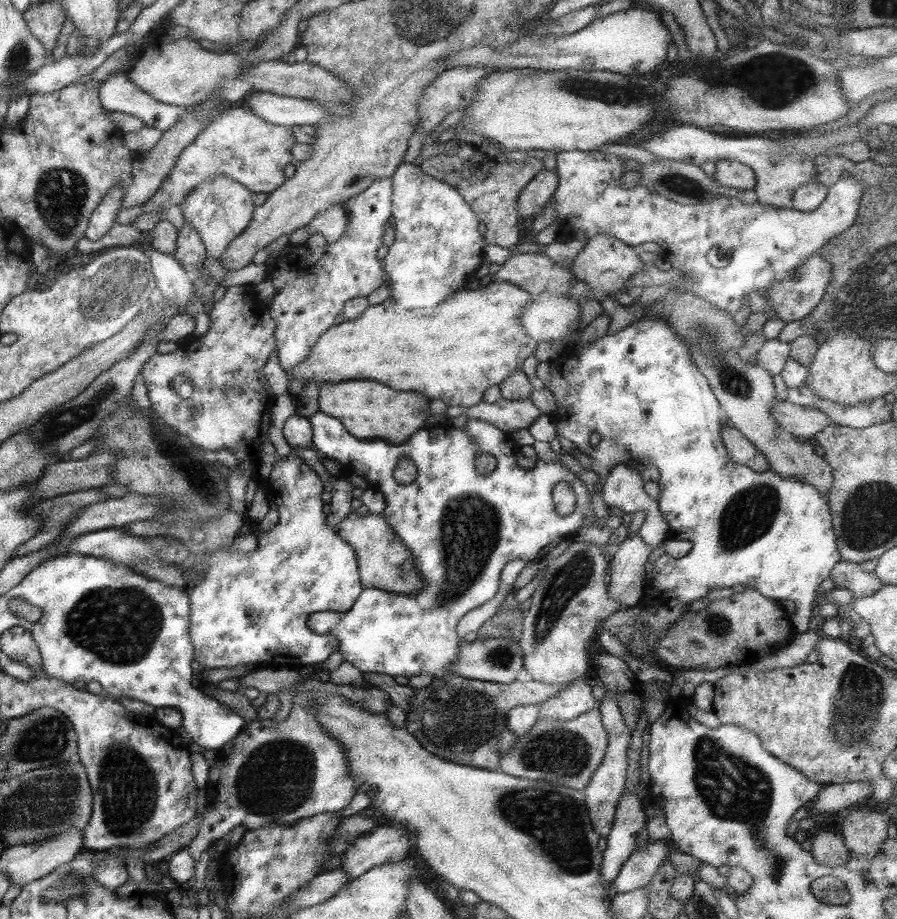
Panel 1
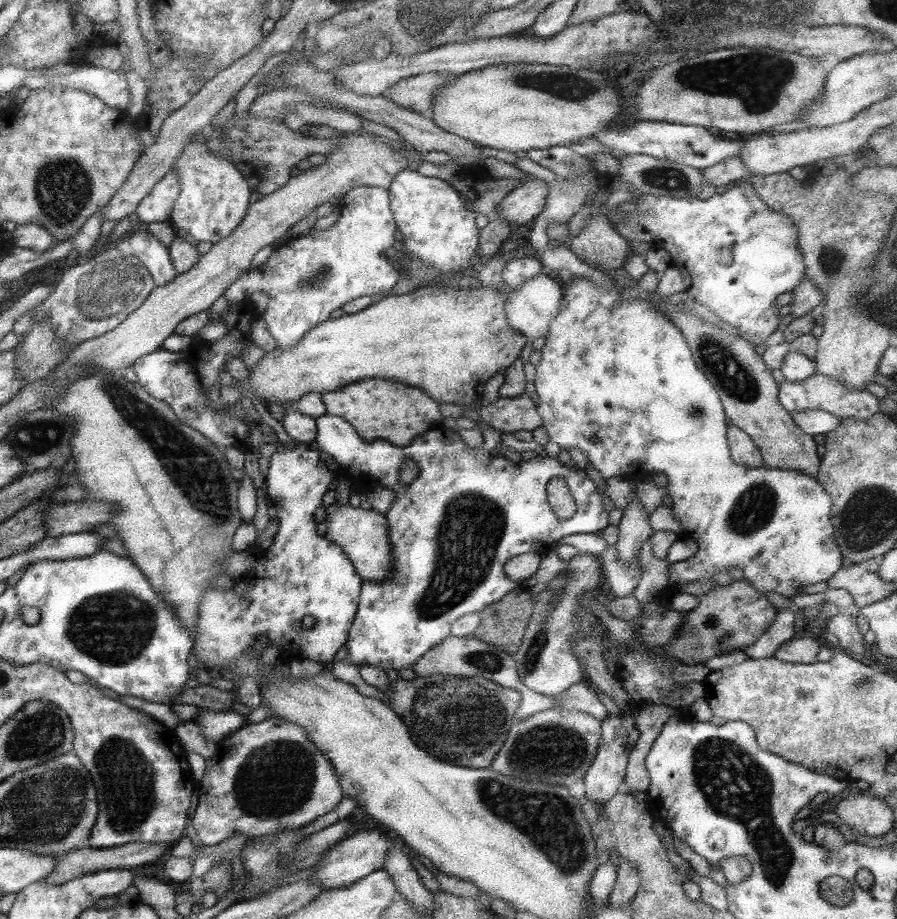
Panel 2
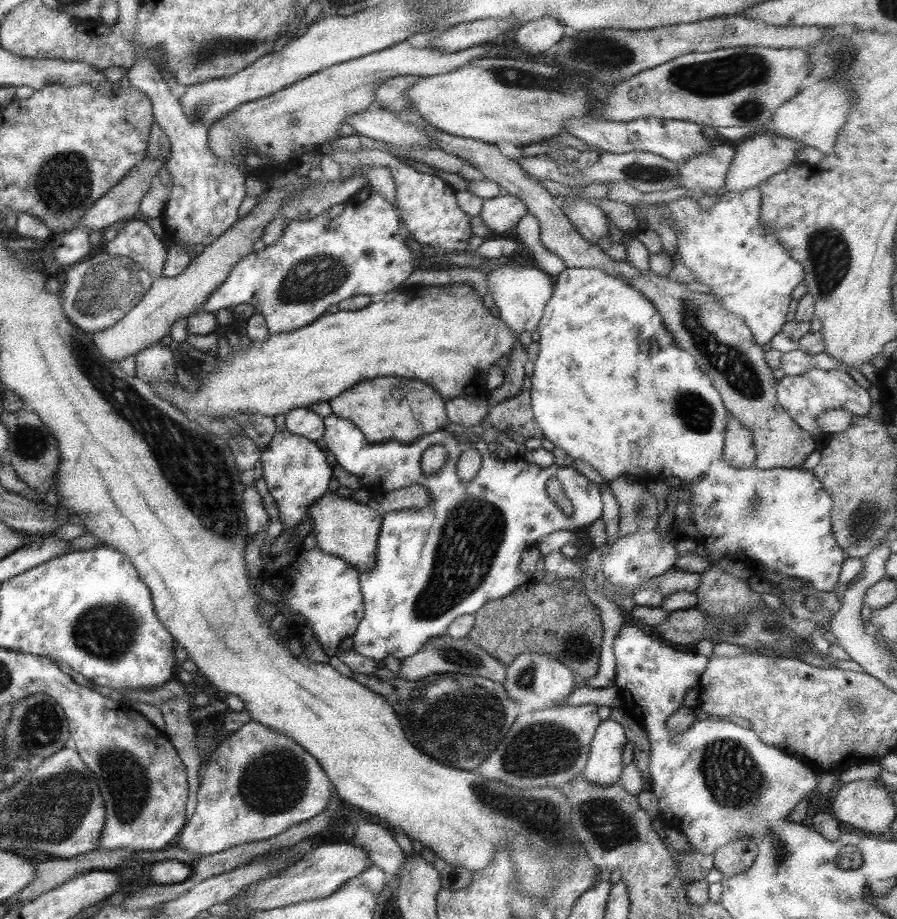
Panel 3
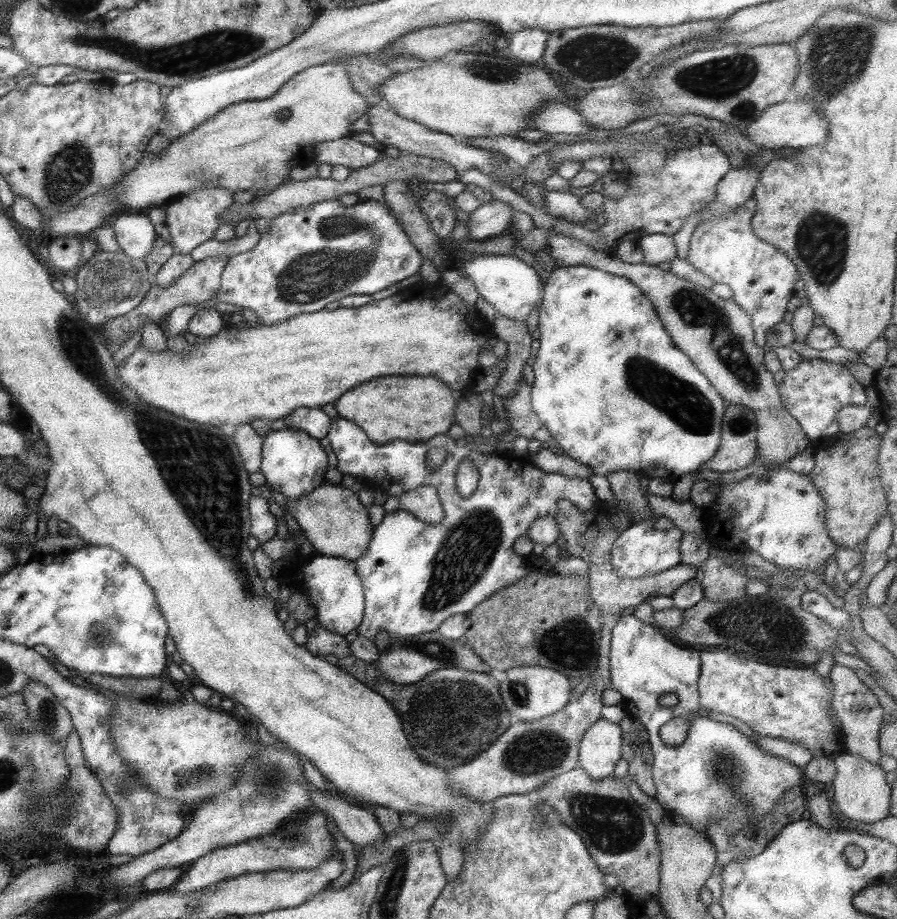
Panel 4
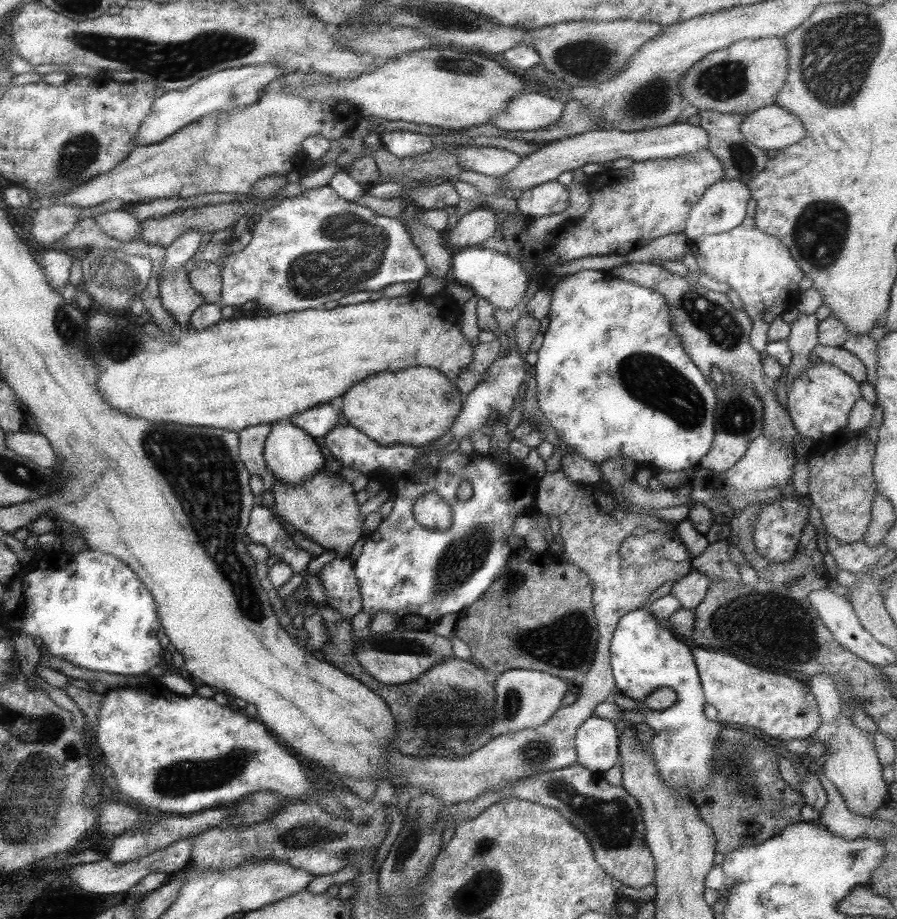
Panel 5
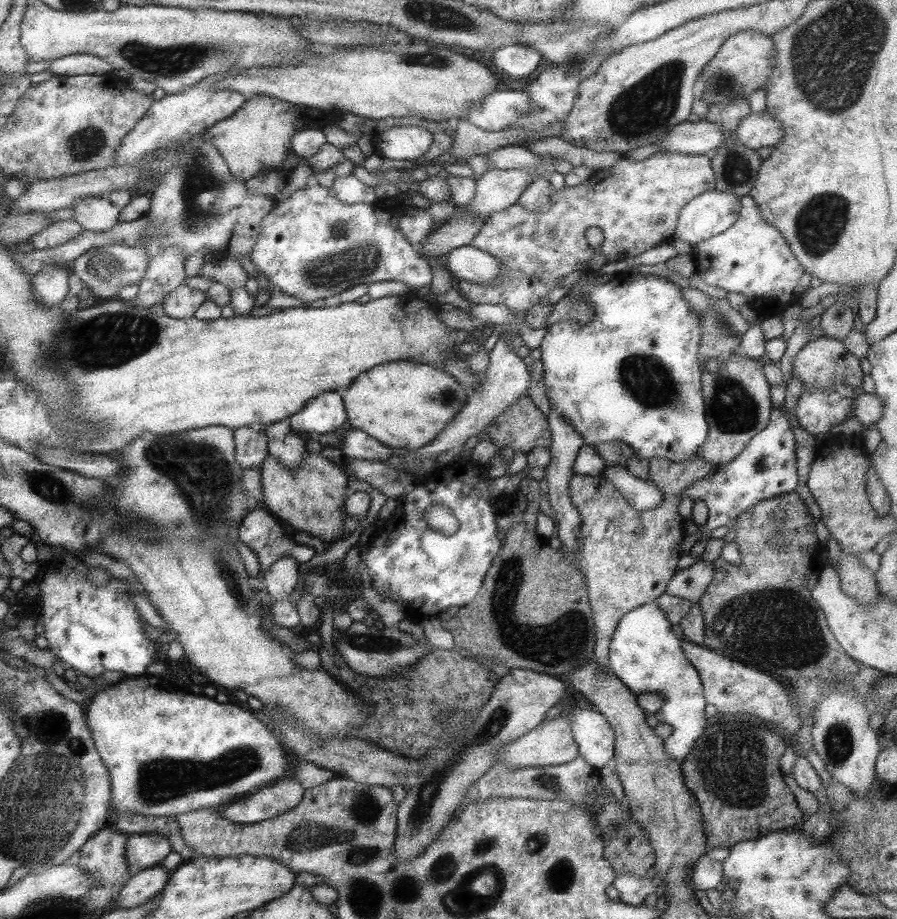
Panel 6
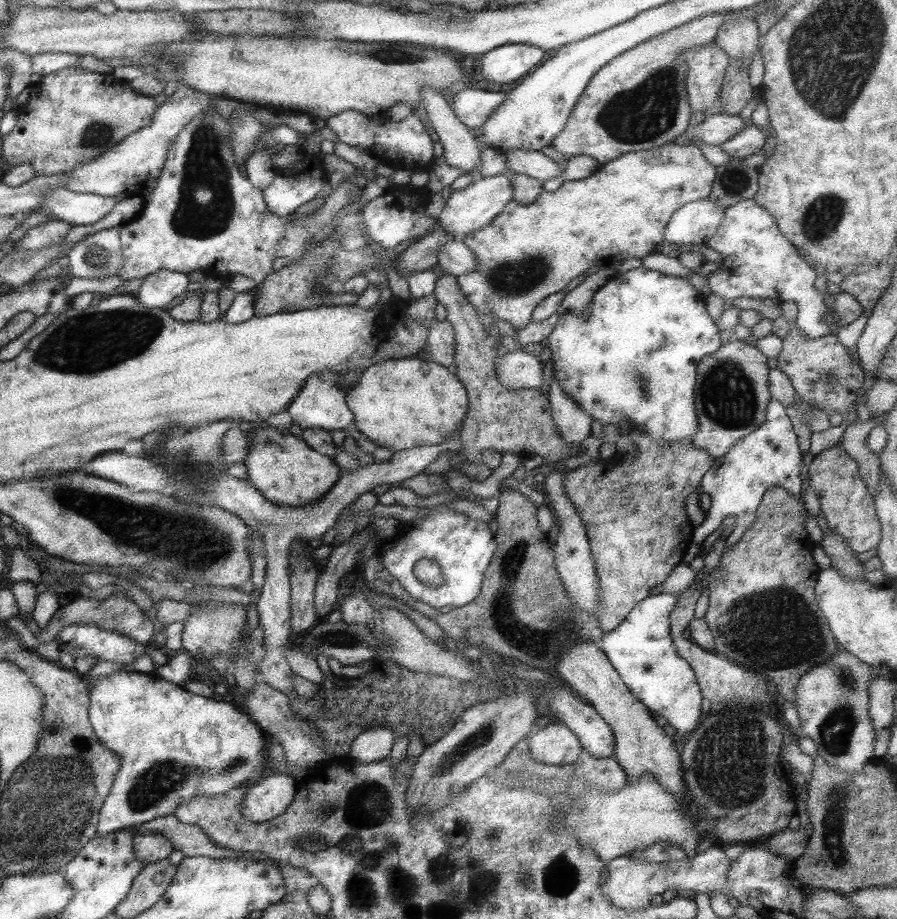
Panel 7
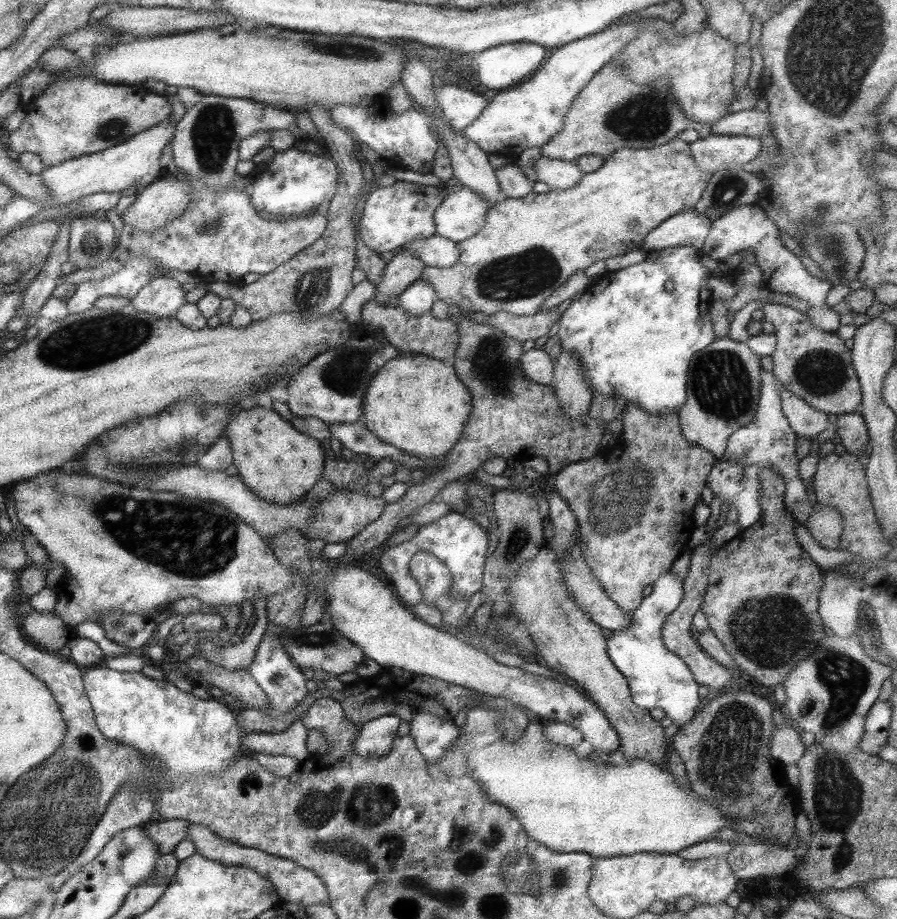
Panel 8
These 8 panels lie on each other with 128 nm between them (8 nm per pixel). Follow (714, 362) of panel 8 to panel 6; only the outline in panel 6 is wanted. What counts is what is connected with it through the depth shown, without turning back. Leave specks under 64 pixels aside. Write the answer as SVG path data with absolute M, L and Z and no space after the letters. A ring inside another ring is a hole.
M736 351L734 355L720 360L718 373L703 369L702 394L705 400L708 436L698 449L698 456L713 466L720 467L734 460L748 442L769 423L773 406L770 401L770 384L762 371L763 364Z

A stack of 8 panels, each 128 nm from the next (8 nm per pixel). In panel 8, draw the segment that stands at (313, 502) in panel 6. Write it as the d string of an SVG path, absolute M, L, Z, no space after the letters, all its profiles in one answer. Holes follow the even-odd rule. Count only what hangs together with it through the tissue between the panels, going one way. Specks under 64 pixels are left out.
M253 405L250 409L242 409L237 417L228 424L227 439L230 441L233 454L233 464L238 468L238 478L261 499L277 505L296 504L297 500L311 495L311 488L321 480L325 465L326 450L321 442L300 432L284 420L274 410L267 410Z

